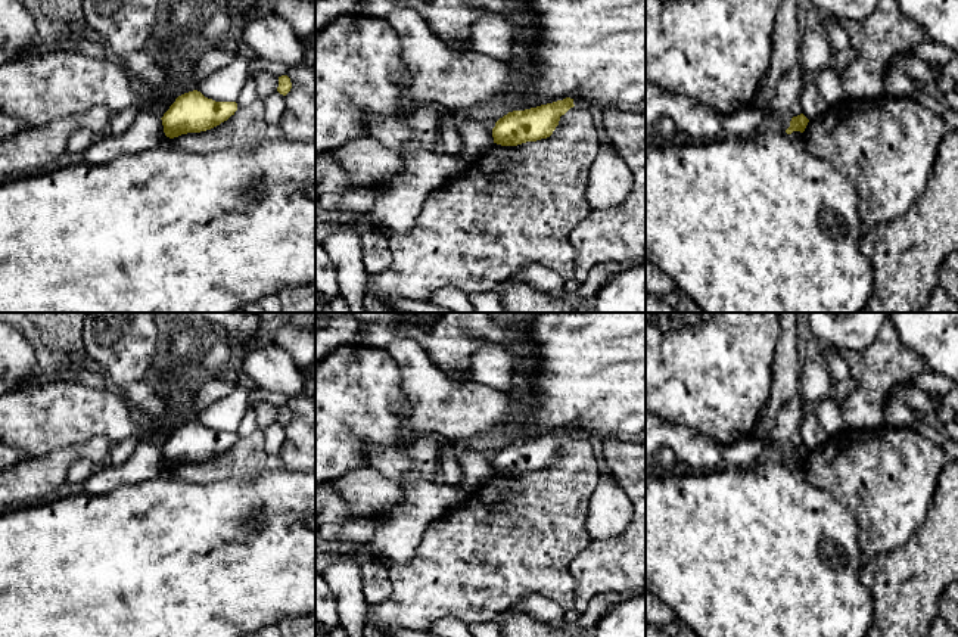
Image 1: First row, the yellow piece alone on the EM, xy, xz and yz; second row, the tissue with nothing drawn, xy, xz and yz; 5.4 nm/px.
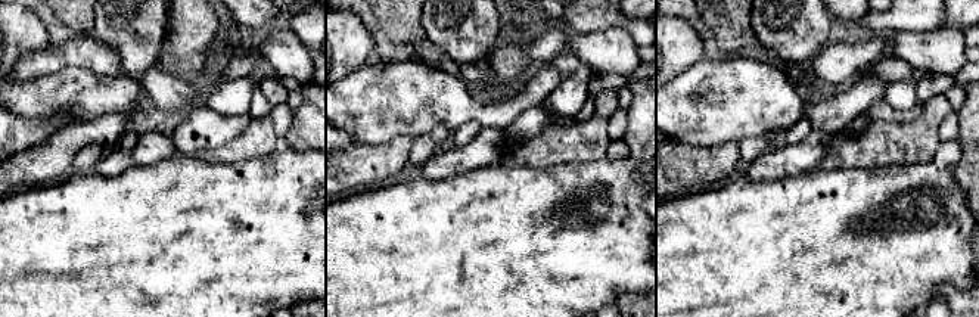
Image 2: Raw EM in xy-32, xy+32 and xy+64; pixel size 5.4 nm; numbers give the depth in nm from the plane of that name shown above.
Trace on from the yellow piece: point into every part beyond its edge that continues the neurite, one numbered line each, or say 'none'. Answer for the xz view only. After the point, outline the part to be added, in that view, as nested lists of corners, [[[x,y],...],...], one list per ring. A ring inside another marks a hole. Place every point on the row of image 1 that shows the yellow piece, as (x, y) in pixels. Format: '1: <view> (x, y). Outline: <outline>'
none

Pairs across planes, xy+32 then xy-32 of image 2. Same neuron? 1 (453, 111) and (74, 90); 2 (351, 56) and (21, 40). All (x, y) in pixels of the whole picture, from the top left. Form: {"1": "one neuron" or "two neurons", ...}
{"1": "one neuron", "2": "one neuron"}

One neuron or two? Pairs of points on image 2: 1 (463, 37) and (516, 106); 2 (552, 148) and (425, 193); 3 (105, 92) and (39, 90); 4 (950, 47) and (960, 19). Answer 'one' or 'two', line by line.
1: two
2: two
3: one
4: two

